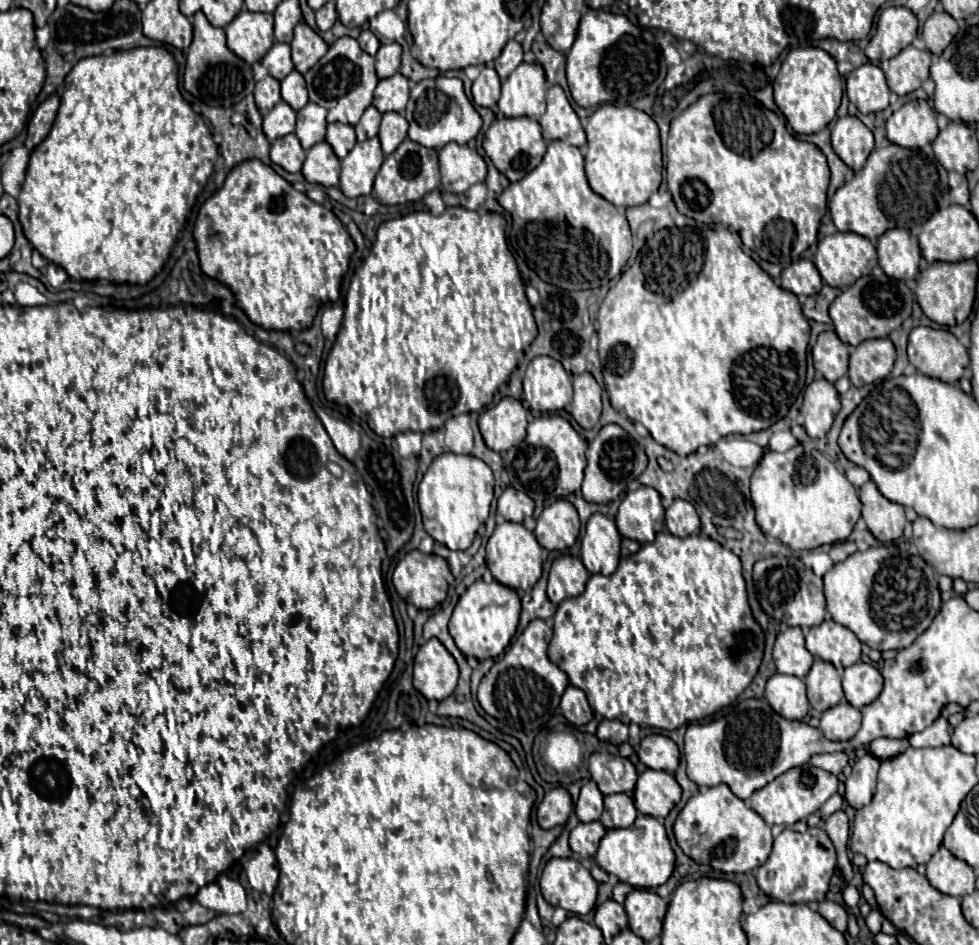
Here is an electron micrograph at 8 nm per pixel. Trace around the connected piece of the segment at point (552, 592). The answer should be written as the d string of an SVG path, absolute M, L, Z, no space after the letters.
M561 556L553 562L549 572L549 584L547 584L547 596L553 604L561 604L565 598L579 596L585 590L585 584L589 580L587 568L581 564L575 556Z

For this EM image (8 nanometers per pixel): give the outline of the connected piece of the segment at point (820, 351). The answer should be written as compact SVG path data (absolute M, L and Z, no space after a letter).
M835 332L819 334L817 344L813 346L811 354L813 354L815 370L821 372L829 382L835 382L837 378L847 374L849 350Z

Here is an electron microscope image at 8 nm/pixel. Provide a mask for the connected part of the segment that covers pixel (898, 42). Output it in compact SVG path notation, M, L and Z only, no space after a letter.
M901 6L885 8L877 22L877 32L869 40L865 54L871 62L883 62L897 56L917 36L917 18Z

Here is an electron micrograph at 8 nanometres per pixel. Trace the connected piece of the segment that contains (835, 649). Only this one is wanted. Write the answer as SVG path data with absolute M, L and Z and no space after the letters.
M829 618L823 624L811 628L805 640L807 650L815 658L833 664L839 672L843 672L847 666L853 666L861 658L861 642L857 636L849 628Z

